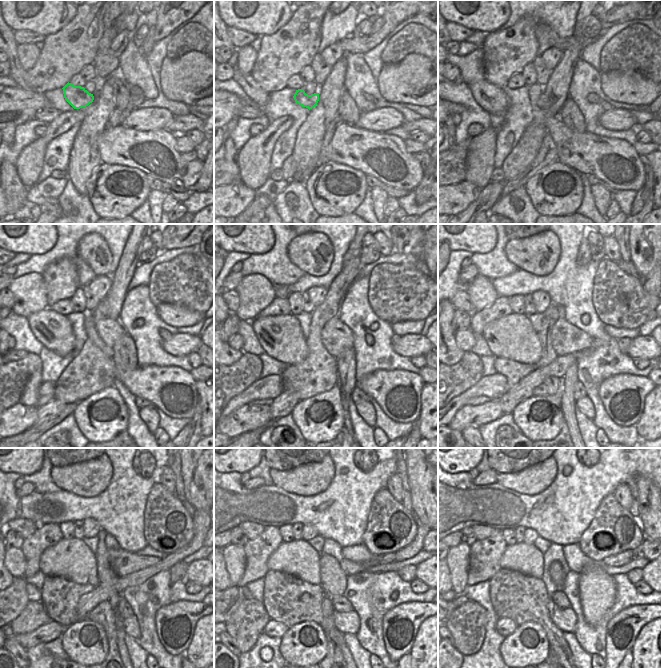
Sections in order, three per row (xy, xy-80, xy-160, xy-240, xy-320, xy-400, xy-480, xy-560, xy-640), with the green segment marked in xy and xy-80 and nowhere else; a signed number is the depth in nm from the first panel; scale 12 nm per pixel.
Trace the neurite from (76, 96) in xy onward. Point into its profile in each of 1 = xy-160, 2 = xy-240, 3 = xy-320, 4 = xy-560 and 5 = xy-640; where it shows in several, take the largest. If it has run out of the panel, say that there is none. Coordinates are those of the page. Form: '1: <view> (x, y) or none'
1: xy-160 (543, 103)
2: xy-240 (109, 330)
3: xy-320 (337, 337)
4: xy-560 (349, 567)
5: xy-640 (624, 558)

